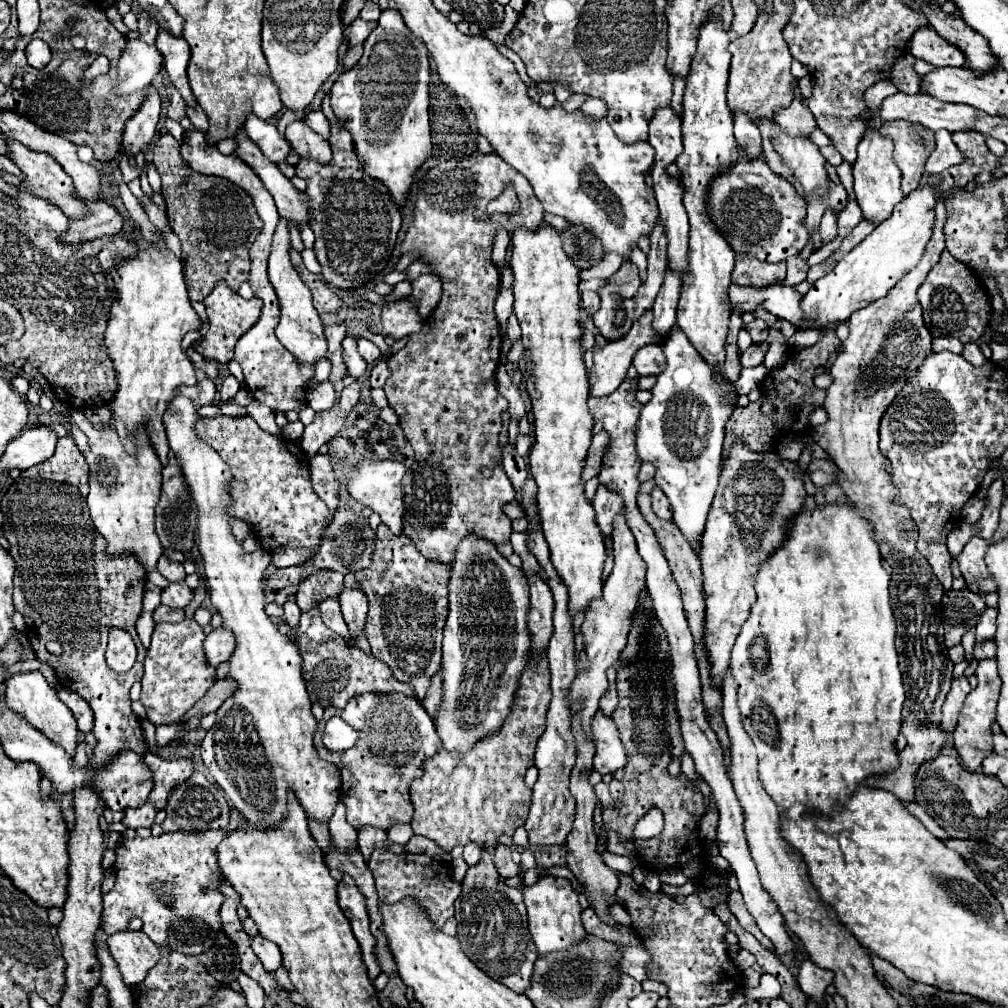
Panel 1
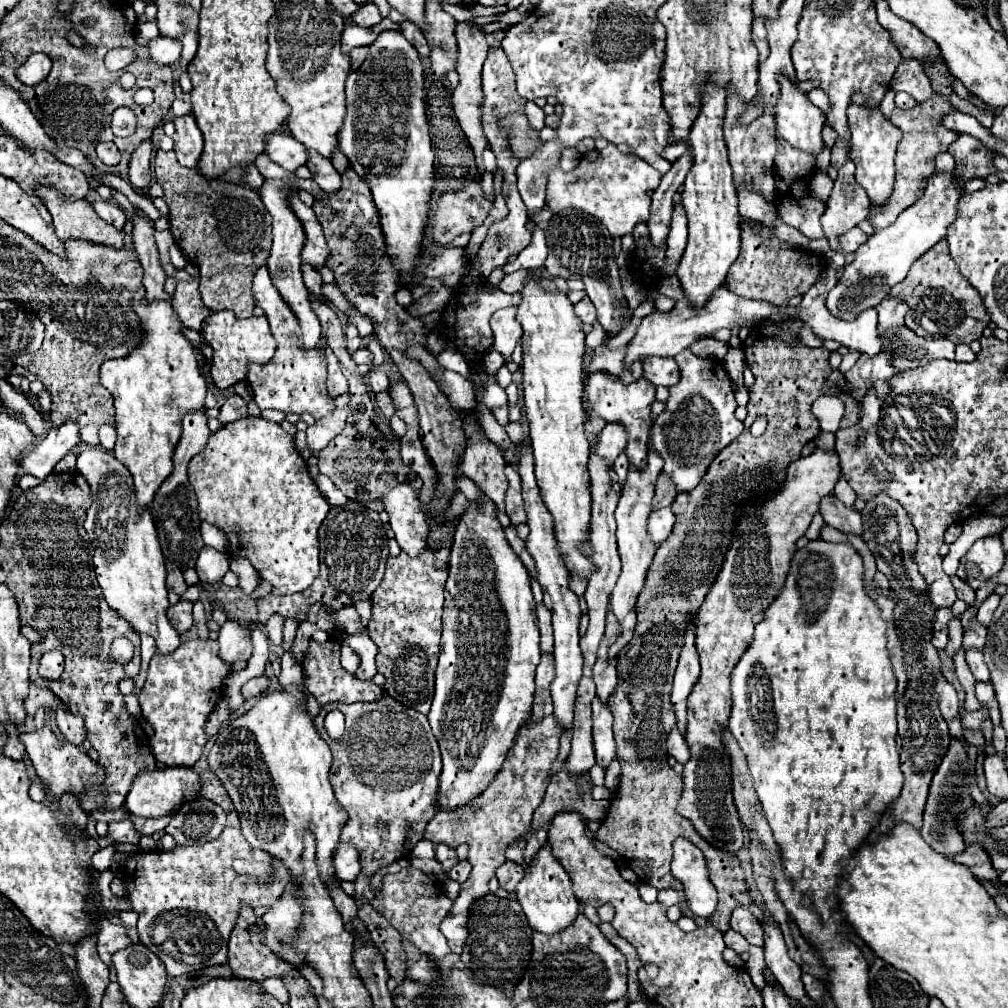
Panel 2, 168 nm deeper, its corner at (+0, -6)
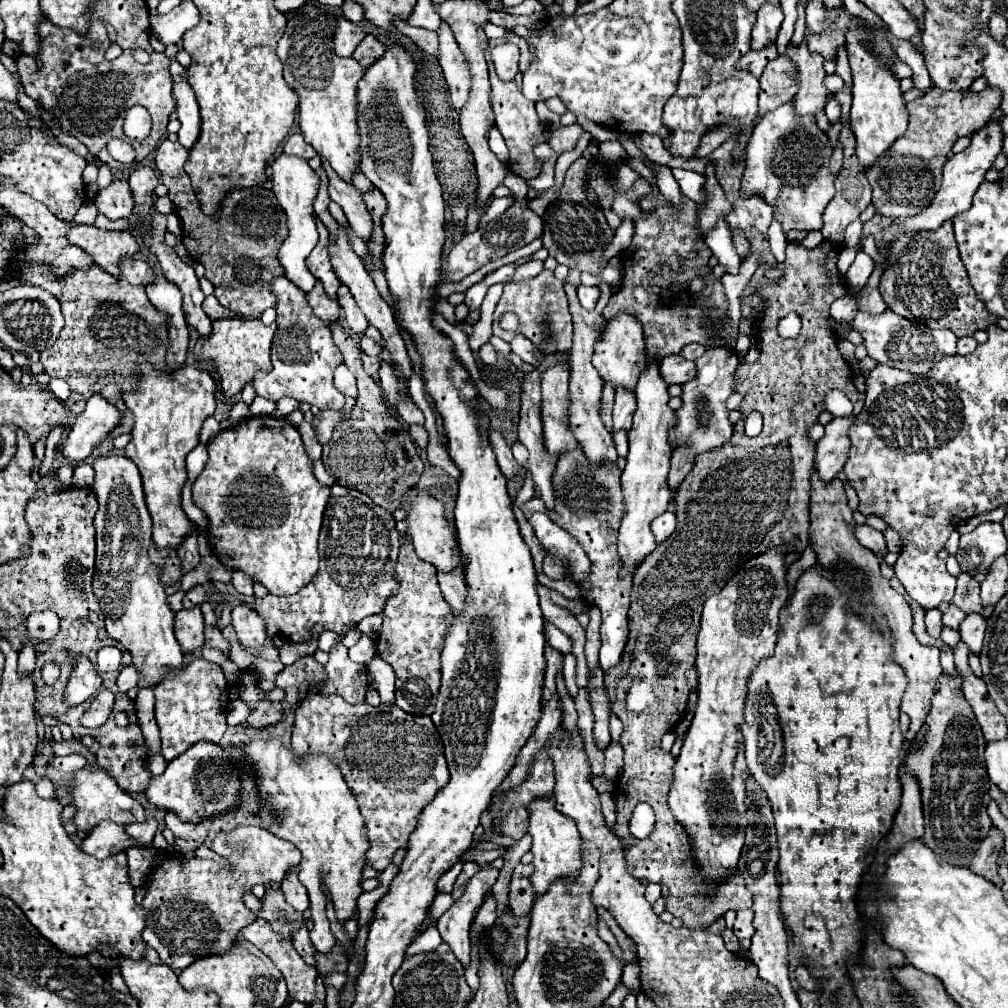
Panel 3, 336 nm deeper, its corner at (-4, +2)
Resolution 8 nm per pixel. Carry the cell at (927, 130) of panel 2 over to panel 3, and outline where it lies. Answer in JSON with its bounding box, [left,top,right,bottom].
[867,88,1001,218]

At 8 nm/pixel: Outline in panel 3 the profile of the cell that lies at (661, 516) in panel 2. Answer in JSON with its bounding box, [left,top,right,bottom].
[651,510,675,544]

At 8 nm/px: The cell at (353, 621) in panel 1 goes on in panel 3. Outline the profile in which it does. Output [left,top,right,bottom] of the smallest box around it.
[367,656,395,704]

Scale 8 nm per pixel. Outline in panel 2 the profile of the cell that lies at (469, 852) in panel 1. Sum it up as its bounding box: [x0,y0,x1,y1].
[449,860,471,884]

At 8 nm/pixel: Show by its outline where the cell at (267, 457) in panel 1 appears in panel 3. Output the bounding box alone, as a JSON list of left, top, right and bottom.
[193,416,329,594]

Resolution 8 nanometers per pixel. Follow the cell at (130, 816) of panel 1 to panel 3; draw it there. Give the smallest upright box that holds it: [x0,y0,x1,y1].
[81,822,133,860]

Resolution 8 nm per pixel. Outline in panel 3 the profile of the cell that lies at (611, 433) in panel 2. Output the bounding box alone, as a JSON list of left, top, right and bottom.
[613,388,635,430]

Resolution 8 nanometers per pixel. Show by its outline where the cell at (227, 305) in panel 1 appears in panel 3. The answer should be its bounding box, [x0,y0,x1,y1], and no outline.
[201,320,275,398]

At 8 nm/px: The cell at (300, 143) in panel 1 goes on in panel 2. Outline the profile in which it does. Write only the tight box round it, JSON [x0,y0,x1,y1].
[307,150,341,192]

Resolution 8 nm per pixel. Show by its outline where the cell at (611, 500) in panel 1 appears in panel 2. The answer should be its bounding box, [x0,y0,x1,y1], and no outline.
[613,454,629,486]

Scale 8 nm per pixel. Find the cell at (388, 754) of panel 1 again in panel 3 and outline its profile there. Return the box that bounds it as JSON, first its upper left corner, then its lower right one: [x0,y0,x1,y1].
[291,692,449,872]

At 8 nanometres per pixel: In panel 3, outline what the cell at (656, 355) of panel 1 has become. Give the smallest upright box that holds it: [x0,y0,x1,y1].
[661,354,695,384]

